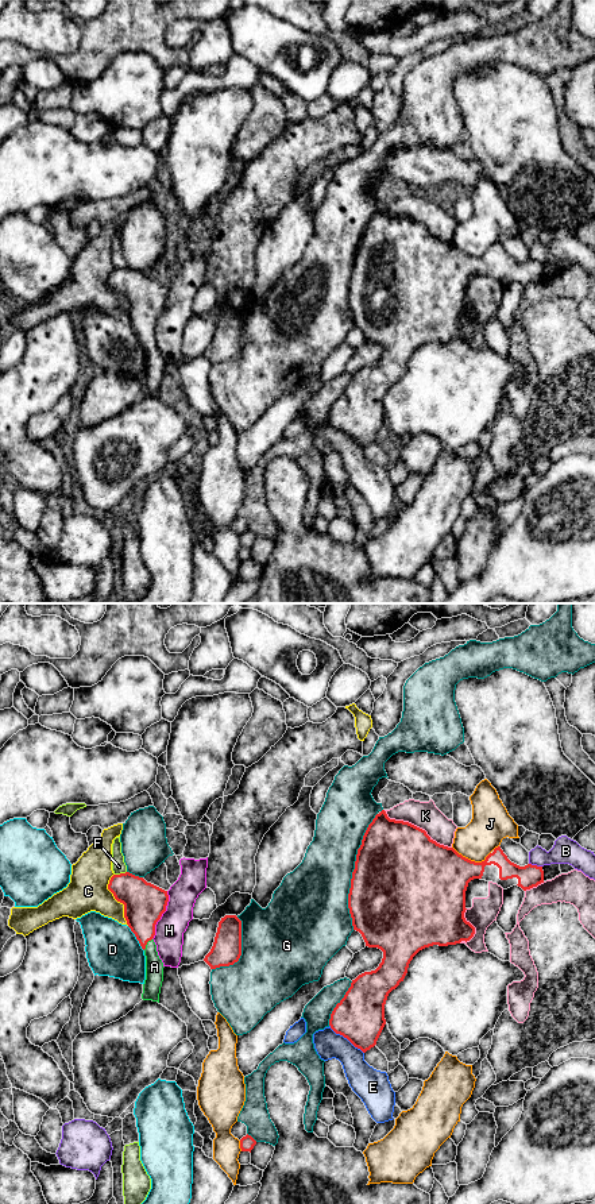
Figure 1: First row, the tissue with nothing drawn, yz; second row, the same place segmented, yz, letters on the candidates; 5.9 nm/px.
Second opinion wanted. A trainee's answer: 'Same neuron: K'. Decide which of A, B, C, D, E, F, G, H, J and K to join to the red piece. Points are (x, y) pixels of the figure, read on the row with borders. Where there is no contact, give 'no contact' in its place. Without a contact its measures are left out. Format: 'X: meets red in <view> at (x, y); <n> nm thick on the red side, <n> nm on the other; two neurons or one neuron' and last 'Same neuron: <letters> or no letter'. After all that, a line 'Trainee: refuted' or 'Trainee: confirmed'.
A: meets red in yz at (146, 944); 240 nm thick on the red side, 110 nm on the other; one neuron
B: meets red in yz at (536, 865); 140 nm thick on the red side, 160 nm on the other; two neurons
C: meets red in yz at (118, 900); 240 nm thick on the red side, 240 nm on the other; two neurons
D: meets red in yz at (136, 938); 240 nm thick on the red side, 320 nm on the other; two neurons
E: meets red in yz at (346, 1037); 300 nm thick on the red side, 170 nm on the other; two neurons
F: meets red in yz at (120, 873); 240 nm thick on the red side, 80 nm on the other; two neurons
G: meets red in yz at (354, 871); 500 nm thick on the red side, 380 nm on the other; two neurons
H: meets red in yz at (161, 915); 240 nm thick on the red side, 180 nm on the other; two neurons
J: meets red in yz at (470, 860); 420 nm thick on the red side, 240 nm on the other; two neurons
K: meets red in yz at (416, 826); 480 nm thick on the red side, 160 nm on the other; two neurons
Same neuron: A
Trainee: refuted

